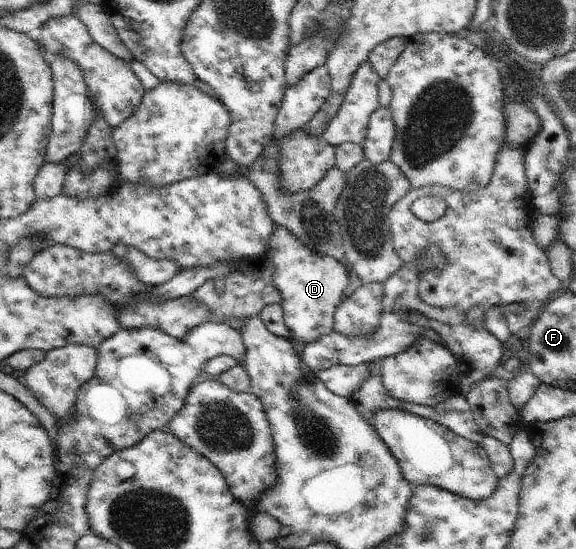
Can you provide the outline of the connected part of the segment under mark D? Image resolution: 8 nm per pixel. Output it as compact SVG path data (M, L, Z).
M275 225L265 246L265 255L275 264L273 283L280 291L279 303L283 308L283 323L289 328L289 340L309 345L330 334L334 313L349 283L350 268L334 257L309 249L282 225Z

